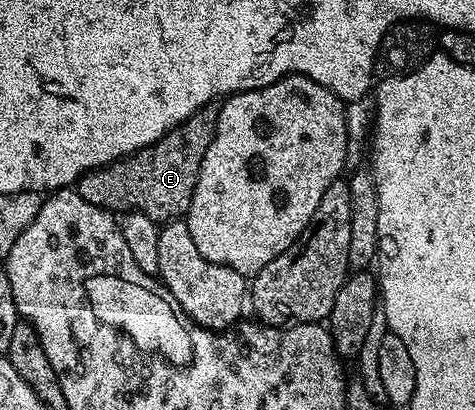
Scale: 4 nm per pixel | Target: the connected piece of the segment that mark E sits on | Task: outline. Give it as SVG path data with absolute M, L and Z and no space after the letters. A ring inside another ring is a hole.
M218 106L201 107L153 145L98 167L96 171L86 171L77 184L79 195L85 197L89 205L97 205L112 213L145 213L145 217L160 225L183 219L193 201L193 189L201 173L201 161L205 157L205 149L209 149L215 136L218 116Z

